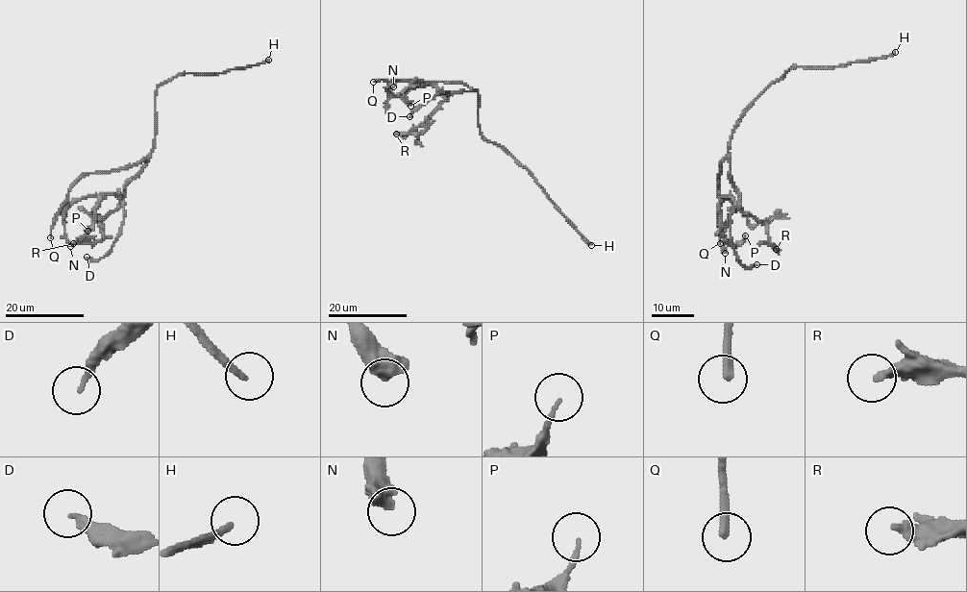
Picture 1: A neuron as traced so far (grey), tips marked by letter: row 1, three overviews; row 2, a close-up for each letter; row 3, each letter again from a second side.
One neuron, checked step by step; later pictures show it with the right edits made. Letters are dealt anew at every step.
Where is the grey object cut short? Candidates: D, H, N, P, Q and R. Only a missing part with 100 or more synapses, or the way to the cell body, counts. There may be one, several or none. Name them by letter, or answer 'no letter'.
H

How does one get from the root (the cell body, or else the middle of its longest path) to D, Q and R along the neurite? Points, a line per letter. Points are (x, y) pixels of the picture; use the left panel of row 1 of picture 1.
D: (155, 118), (150, 158), (124, 190), (121, 234), (101, 258), (86, 257)
Q: (155, 118), (152, 151), (132, 164), (108, 171), (84, 174), (73, 184), (66, 203), (56, 216), (50, 237)
R: (155, 118), (150, 158), (126, 185), (123, 202), (102, 219), (102, 237), (94, 242), (73, 243)

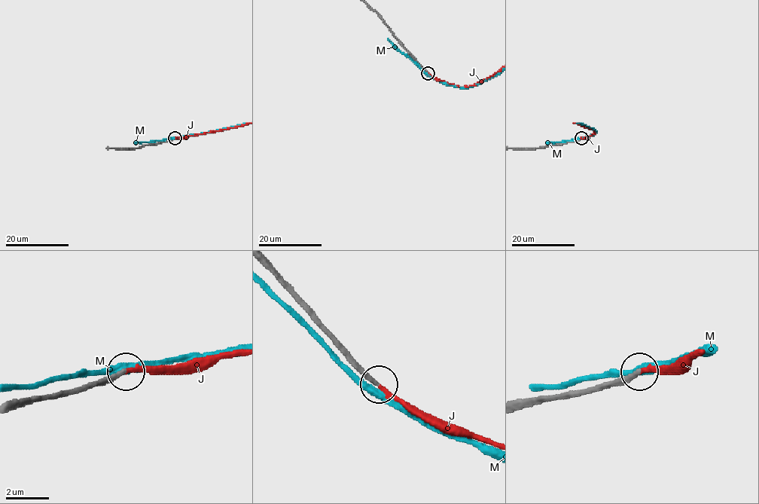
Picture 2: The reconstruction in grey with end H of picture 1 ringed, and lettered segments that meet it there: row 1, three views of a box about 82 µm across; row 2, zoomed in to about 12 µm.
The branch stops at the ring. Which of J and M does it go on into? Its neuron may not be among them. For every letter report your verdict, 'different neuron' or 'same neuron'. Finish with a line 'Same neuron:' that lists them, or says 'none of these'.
J: same neuron
M: different neuron
Same neuron: J

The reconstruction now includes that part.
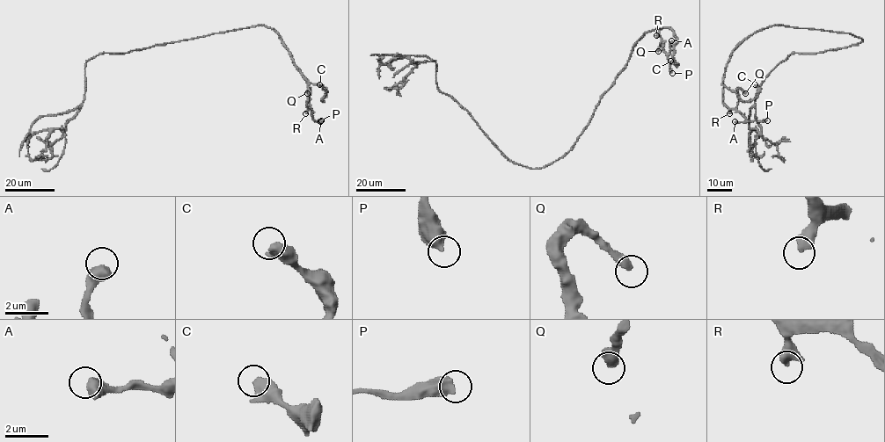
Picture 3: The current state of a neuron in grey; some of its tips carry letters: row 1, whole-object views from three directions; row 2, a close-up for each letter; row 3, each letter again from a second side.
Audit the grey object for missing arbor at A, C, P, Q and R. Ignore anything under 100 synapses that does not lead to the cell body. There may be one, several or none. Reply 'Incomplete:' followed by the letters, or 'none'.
Incomplete: none

